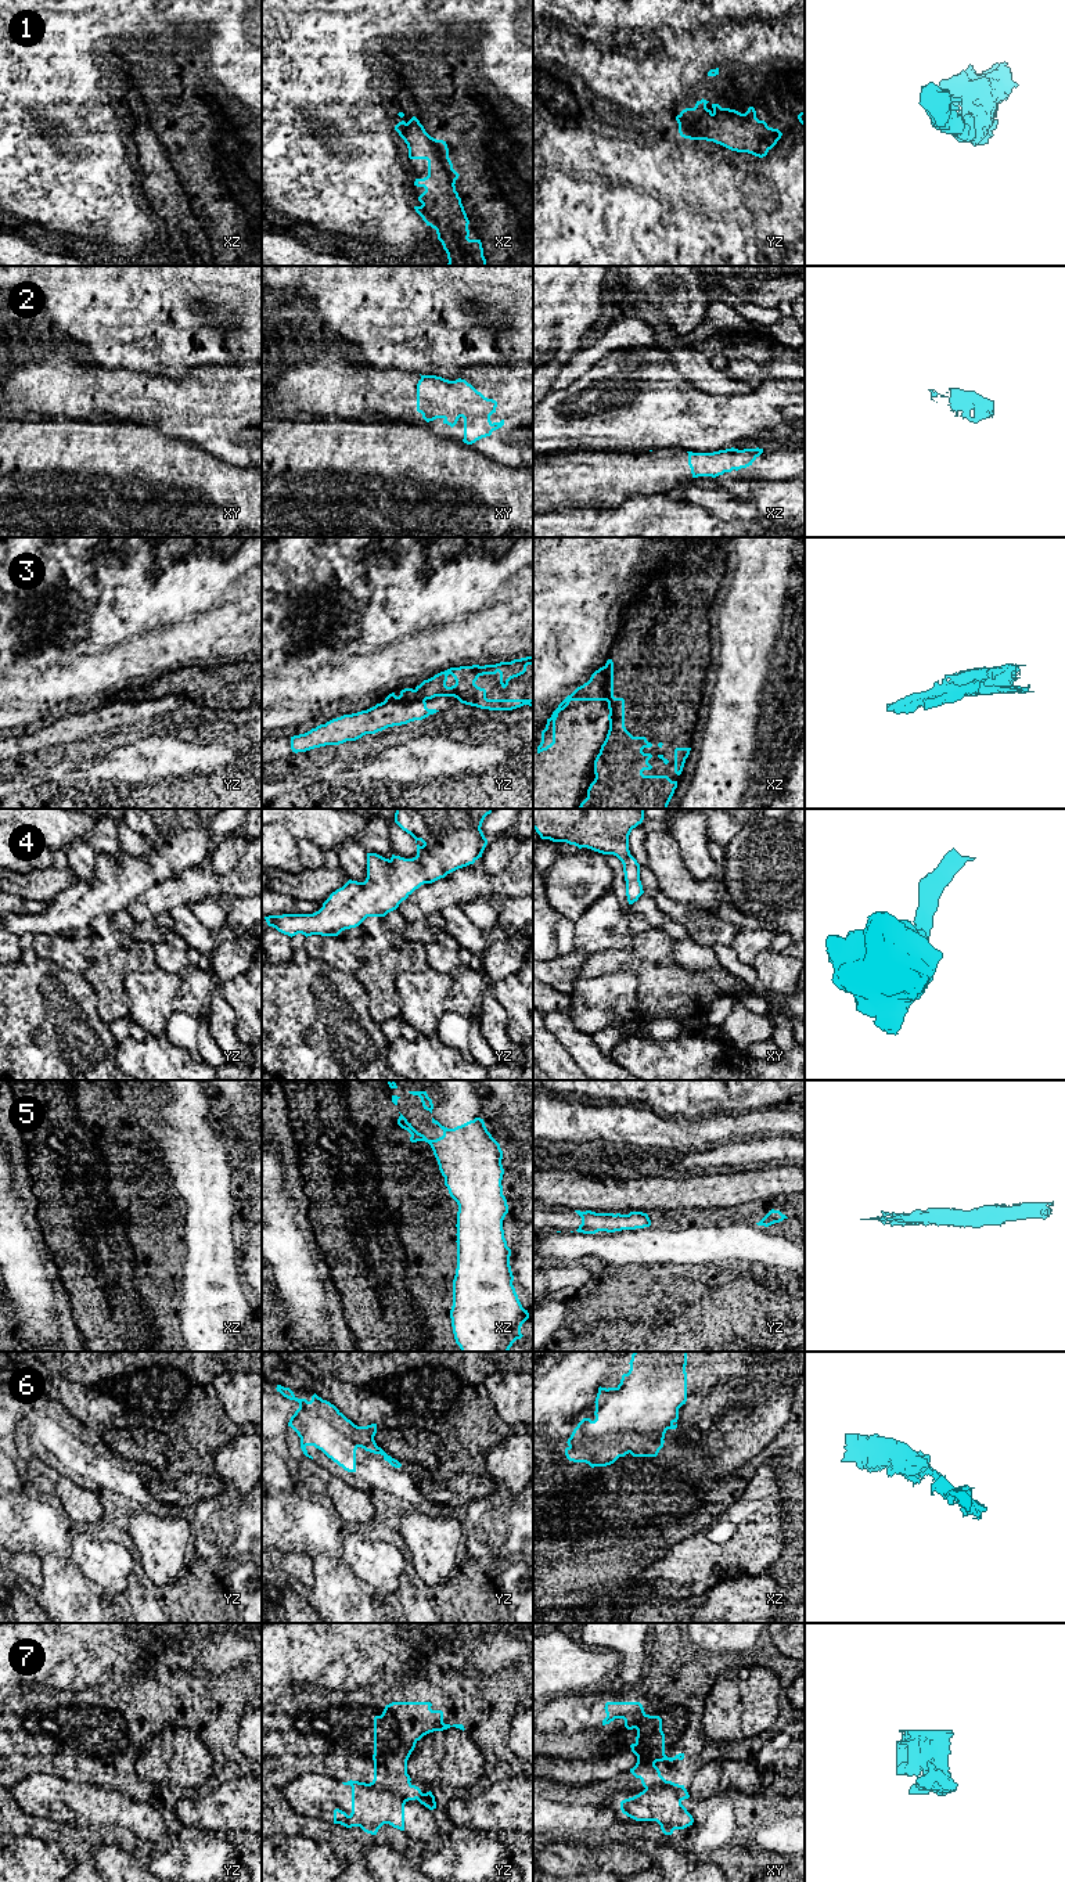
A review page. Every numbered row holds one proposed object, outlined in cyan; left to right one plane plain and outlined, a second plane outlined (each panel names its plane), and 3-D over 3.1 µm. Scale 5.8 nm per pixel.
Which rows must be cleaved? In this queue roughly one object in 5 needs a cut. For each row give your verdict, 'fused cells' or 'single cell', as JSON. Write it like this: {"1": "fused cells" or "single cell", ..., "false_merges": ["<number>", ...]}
{"1": "single cell", "2": "single cell", "3": "fused cells", "4": "single cell", "5": "single cell", "6": "single cell", "7": "fused cells", "false_merges": ["3", "7"]}

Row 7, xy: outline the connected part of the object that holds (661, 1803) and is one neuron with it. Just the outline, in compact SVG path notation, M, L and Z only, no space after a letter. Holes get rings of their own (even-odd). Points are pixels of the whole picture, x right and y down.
M668 1785L647 1788L620 1802L620 1810L636 1821L656 1821L665 1835L692 1825L694 1818Z

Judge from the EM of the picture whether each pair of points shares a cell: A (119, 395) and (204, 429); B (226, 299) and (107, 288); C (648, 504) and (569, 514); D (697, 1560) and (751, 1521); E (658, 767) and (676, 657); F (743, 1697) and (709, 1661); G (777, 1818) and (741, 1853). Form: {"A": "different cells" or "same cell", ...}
{"A": "same cell", "B": "same cell", "C": "same cell", "D": "same cell", "E": "same cell", "F": "different cells", "G": "same cell"}

